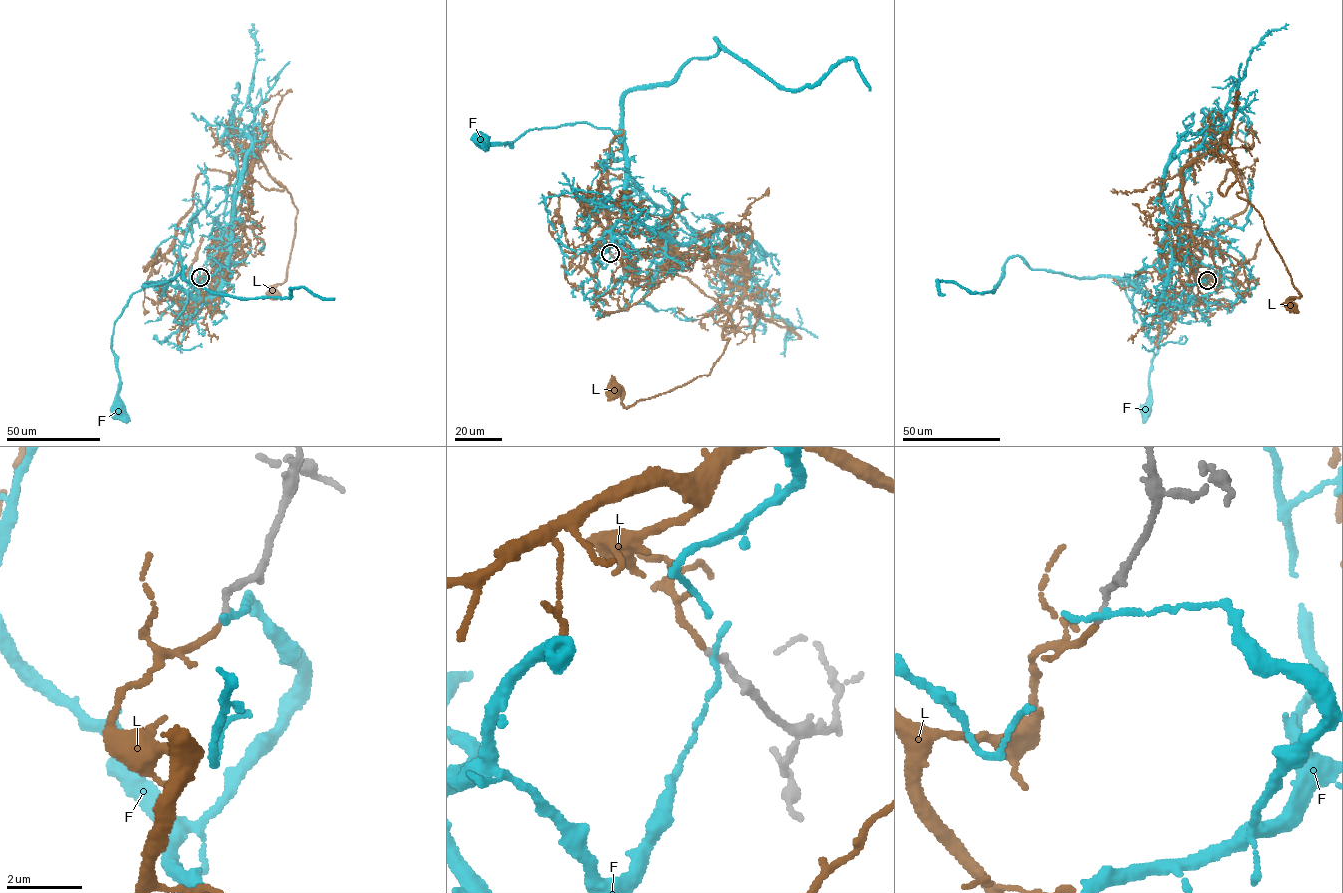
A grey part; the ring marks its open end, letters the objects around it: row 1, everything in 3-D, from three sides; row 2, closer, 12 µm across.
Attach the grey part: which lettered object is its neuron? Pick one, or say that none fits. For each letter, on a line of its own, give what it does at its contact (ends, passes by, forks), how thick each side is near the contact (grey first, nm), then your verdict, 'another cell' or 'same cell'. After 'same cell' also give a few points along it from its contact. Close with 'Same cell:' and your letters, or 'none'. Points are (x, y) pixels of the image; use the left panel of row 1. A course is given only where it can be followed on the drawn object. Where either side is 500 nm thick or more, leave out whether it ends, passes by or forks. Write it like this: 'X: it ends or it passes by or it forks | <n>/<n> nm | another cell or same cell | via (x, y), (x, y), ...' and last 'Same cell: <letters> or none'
F: it ends | 200/190 nm | another cell
L: it ends | 190/150 nm | same cell | via (200, 277), (195, 282), (216, 270), (260, 151), (297, 210), (286, 275), (273, 287), (275, 295)
Same cell: L

